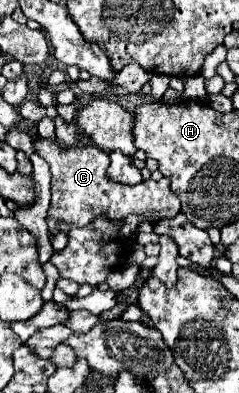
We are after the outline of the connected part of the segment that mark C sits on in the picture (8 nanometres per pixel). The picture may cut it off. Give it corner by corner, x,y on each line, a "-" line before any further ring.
37,139
35,151
49,163
51,167
51,207
47,211
47,221
65,221
69,225
85,227
93,219
105,215
109,221
121,221
127,215
141,215
147,221
161,221
161,219
173,219
179,213
179,199
169,191
169,179
161,181
141,181
137,185
123,185
117,181
111,181
107,177
109,167
109,155
95,147
73,147
73,149
61,149
57,141

